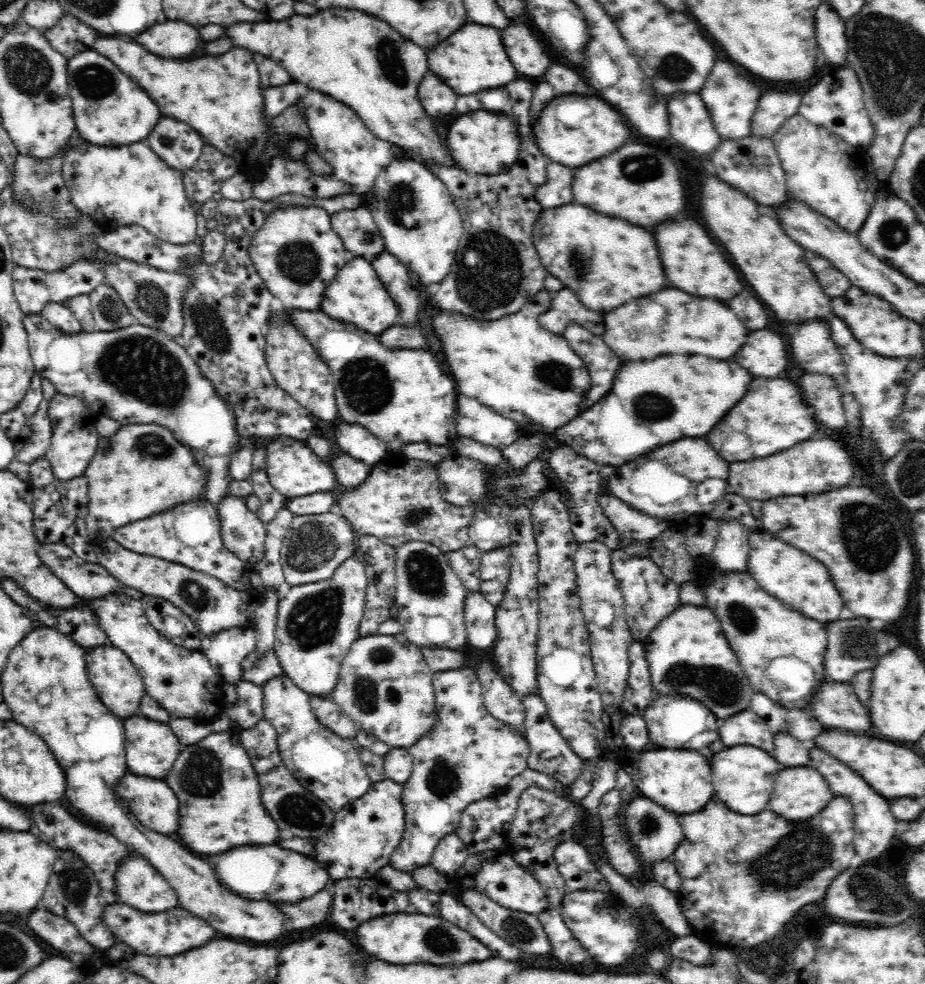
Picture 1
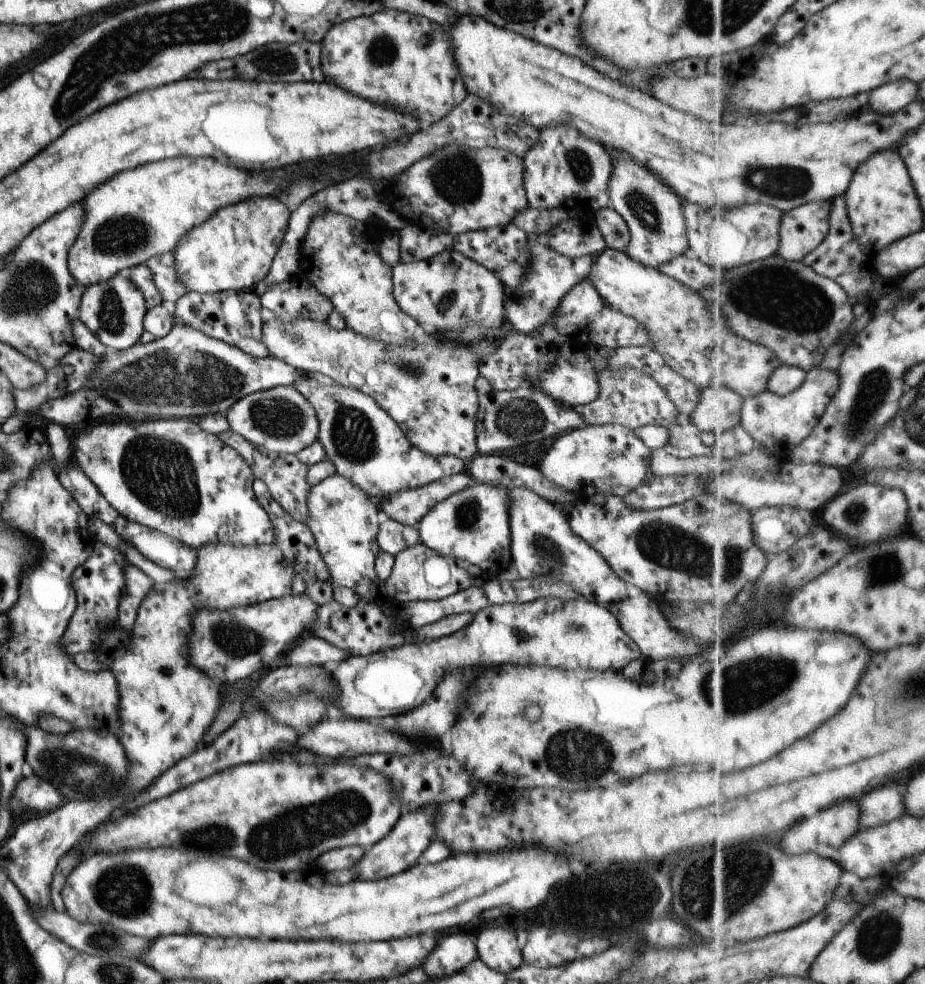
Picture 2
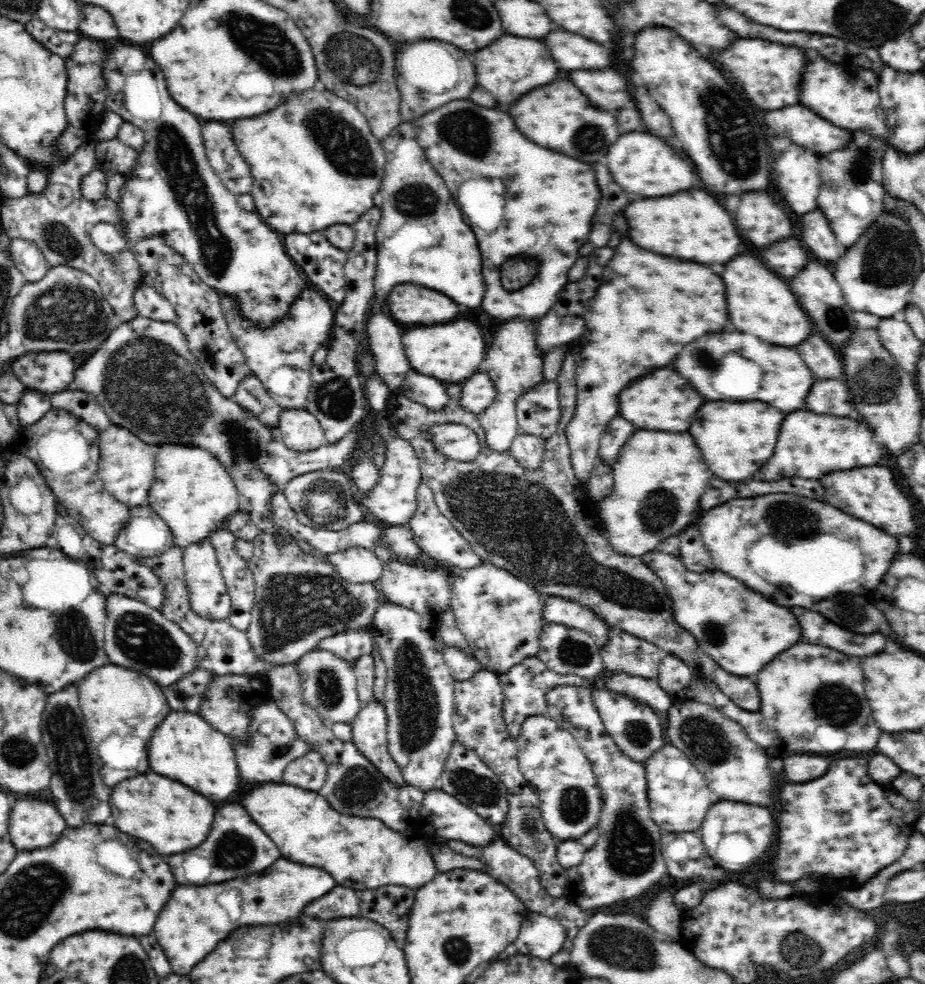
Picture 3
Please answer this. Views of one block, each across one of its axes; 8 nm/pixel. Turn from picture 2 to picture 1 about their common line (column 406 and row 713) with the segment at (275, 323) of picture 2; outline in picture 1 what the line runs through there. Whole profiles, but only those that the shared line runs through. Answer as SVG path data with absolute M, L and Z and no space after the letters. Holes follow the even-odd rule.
M377 632L359 637L350 647L343 660L333 698L339 707L355 720L359 728L372 733L388 746L409 749L418 743L422 736L433 731L437 723L434 673L425 661L422 649L412 644L401 632L395 635L381 635Z

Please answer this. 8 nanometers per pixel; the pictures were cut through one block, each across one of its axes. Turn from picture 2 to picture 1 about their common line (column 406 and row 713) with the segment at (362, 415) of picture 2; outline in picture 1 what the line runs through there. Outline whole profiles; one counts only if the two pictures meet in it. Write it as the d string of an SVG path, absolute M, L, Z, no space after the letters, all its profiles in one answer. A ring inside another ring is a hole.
M462 667L433 674L438 718L433 731L410 748L413 771L403 785L405 828L390 866L411 876L413 870L431 864L431 856L446 835L458 828L463 811L474 802L501 795L510 782L528 769L528 741L518 729L494 718L484 706L476 670Z

